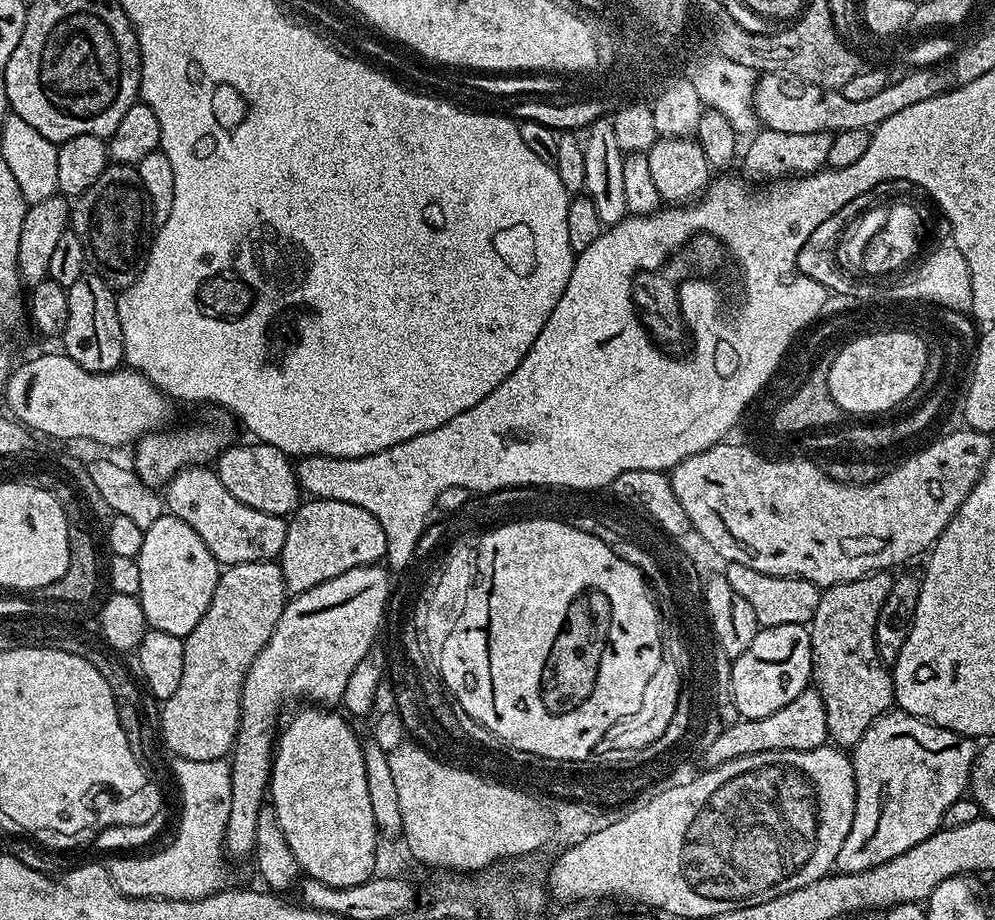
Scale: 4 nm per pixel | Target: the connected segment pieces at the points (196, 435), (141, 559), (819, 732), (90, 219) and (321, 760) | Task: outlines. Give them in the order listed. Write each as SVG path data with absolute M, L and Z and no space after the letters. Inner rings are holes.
M223 410L213 411L208 424L192 424L189 428L172 428L159 432L147 432L134 445L136 464L134 470L151 488L163 489L184 468L204 466L233 443L232 424L234 420Z
M171 514L145 528L142 550L136 561L142 574L138 608L147 627L181 638L188 636L190 630L202 622L202 614L206 614L210 598L214 598L214 586L218 586L222 565L206 550L206 542L202 542L182 518Z
M815 687L805 688L794 702L782 706L782 710L774 710L766 718L746 720L736 718L727 726L717 731L714 739L707 741L712 746L712 752L704 752L705 762L708 766L724 764L736 756L758 754L770 750L814 750L823 748L829 743L830 737L826 726L826 706L822 702L819 691Z
M109 163L108 168L86 190L82 195L75 197L70 208L70 228L78 234L86 253L86 260L94 267L95 275L102 277L106 286L110 286L112 291L119 294L125 292L140 277L140 272L144 268L146 259L146 241L149 239L148 228L150 229L150 208L146 203L144 195L144 183L140 177L139 167L130 164Z
M313 708L296 716L288 726L279 733L278 741L274 746L272 770L270 773L270 803L277 812L278 824L285 832L286 842L290 850L300 863L300 871L305 877L322 882L326 886L345 888L358 886L362 882L371 880L375 870L375 848L378 841L378 829L374 822L374 806L370 806L370 789L366 786L366 762L364 761L364 746L361 737L356 737L356 732L340 716L335 716L332 710Z

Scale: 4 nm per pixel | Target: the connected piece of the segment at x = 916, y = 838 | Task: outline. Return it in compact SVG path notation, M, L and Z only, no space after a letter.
M889 710L880 715L850 749L856 805L846 842L842 842L842 850L838 850L835 871L858 874L874 866L882 866L890 862L890 858L906 854L906 850L940 831L946 809L969 791L977 751L978 744L973 737L960 736L954 730L931 724L920 716L899 710Z

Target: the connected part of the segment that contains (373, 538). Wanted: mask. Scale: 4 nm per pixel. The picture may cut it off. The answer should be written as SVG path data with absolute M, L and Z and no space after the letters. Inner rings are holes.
M312 498L301 503L288 520L286 542L278 563L284 585L289 593L295 594L314 590L314 586L330 578L338 578L338 574L346 574L346 570L383 561L387 555L386 530L382 530L378 518L374 518L370 510L362 510L362 506L341 500Z

